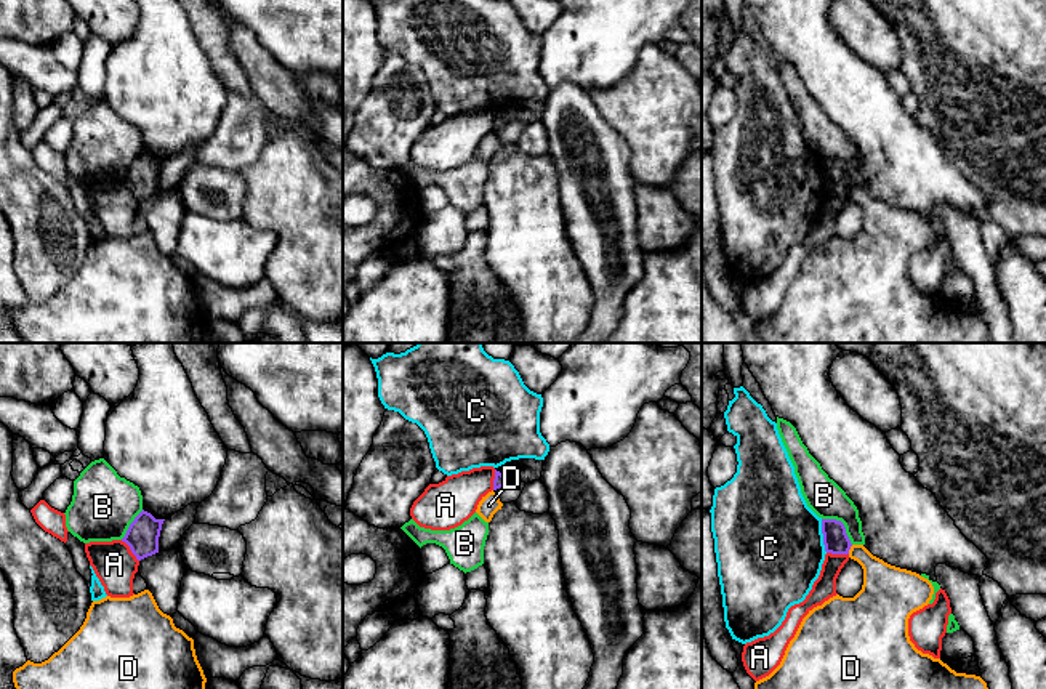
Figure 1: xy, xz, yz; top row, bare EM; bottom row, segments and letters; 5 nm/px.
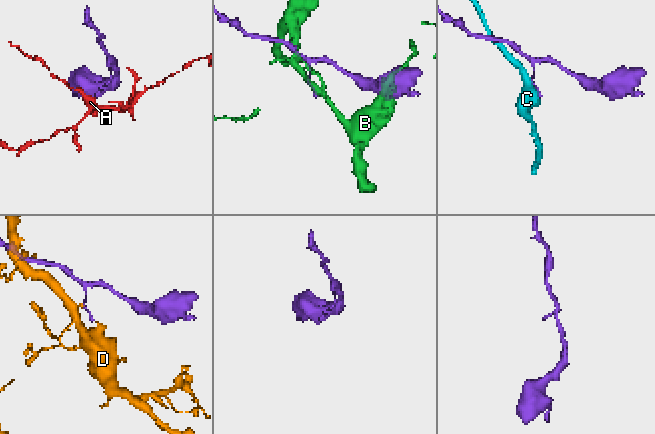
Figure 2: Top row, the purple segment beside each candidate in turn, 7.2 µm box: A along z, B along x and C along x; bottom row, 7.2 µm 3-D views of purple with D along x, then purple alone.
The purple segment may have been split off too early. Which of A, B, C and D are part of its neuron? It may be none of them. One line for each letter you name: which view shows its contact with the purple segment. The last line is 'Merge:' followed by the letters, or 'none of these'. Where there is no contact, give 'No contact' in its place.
Merge: none of these

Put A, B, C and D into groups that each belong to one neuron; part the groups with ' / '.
A / B / C / D

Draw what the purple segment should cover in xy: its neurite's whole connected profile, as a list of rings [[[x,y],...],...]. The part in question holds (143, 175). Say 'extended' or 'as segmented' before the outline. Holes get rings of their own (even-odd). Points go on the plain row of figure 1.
as segmented; [[[141,152],[130,165],[125,183],[138,202],[159,194],[159,178],[165,160],[155,160],[151,154]]]

